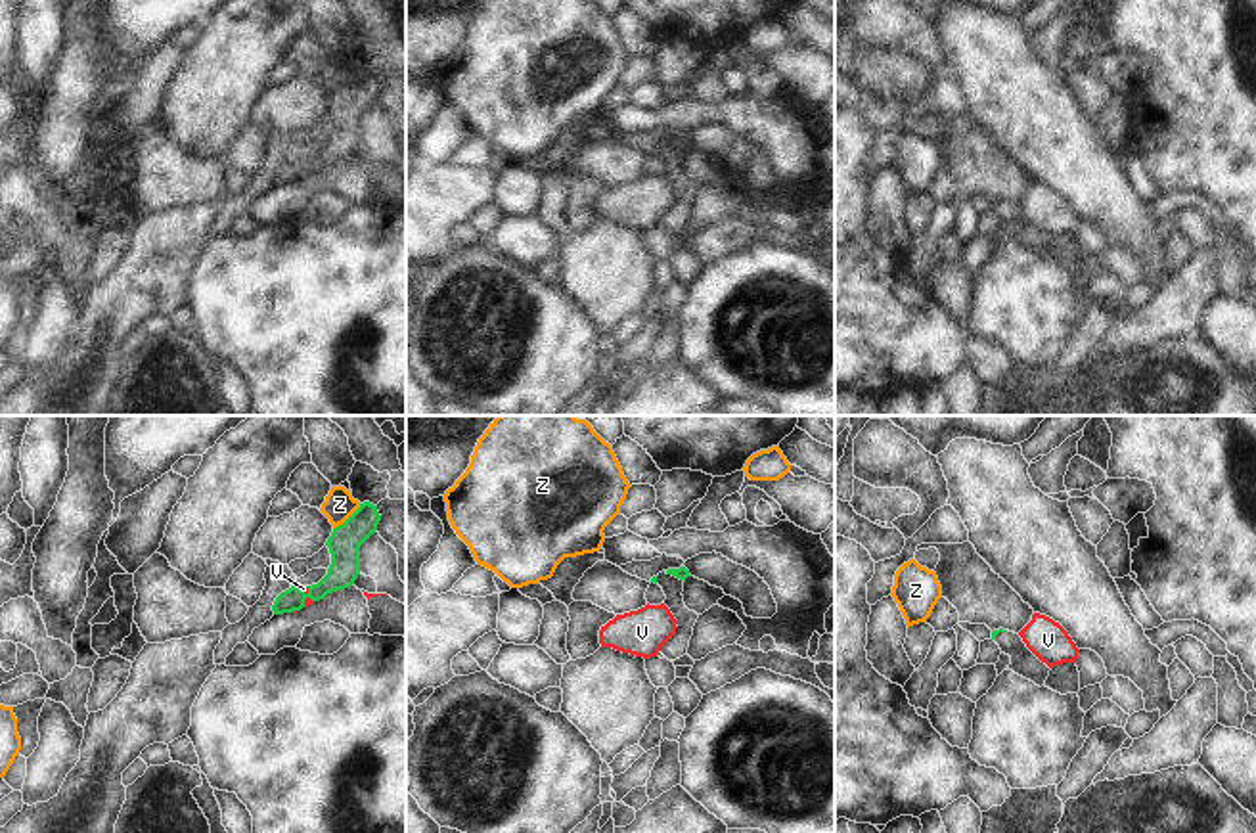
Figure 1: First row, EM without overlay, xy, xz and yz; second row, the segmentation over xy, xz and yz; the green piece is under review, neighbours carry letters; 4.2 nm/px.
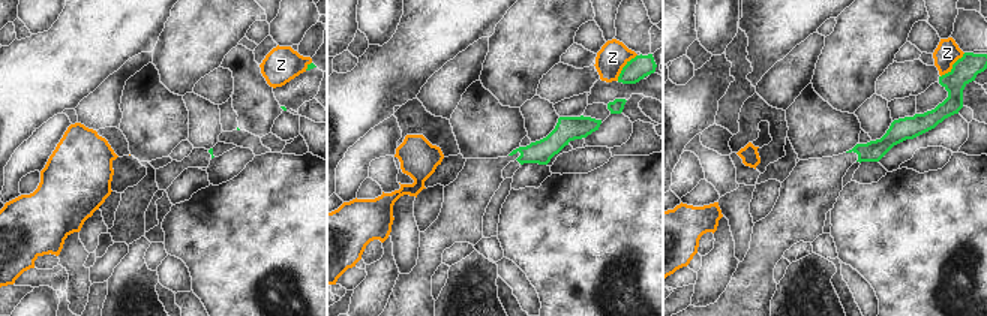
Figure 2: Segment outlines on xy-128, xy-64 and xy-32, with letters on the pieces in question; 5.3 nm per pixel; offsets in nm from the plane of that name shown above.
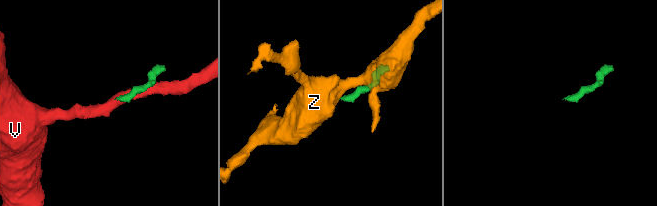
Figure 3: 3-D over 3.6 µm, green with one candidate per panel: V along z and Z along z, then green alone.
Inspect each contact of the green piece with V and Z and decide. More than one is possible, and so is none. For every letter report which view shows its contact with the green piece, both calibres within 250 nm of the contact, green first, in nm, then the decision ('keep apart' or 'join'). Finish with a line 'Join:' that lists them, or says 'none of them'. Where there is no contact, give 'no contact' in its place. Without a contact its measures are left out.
V: contact in xy; calibres 130 and 20 nm; keep apart
Z: contact in xy; calibres 140 and 130 nm; keep apart
Join: none of them

